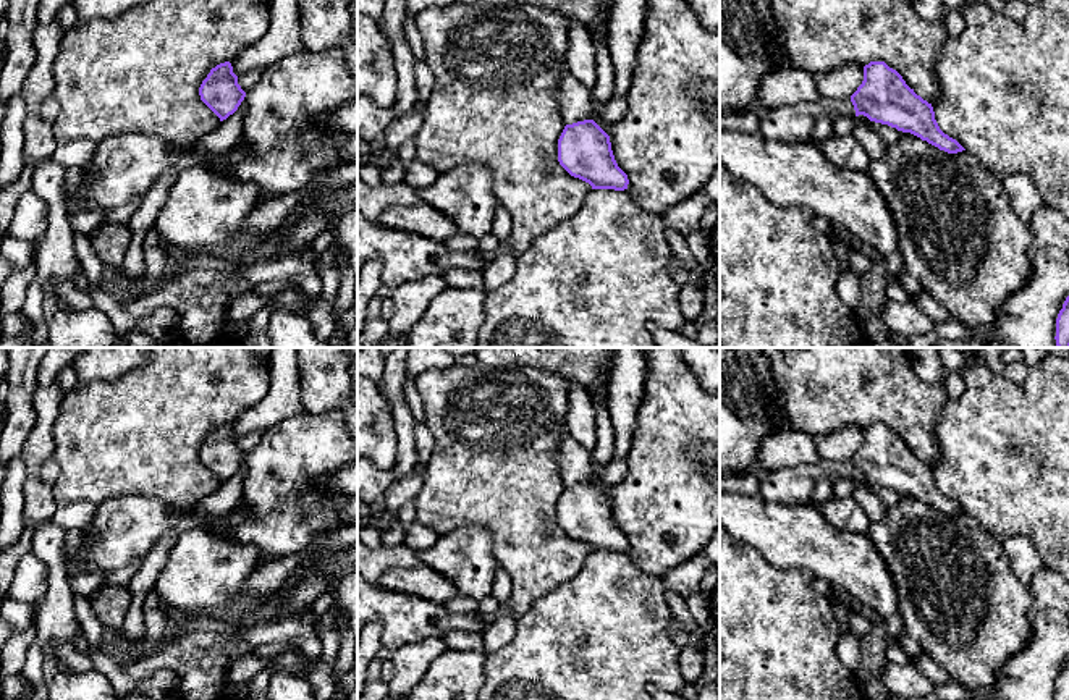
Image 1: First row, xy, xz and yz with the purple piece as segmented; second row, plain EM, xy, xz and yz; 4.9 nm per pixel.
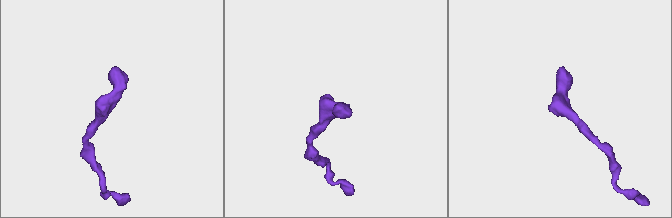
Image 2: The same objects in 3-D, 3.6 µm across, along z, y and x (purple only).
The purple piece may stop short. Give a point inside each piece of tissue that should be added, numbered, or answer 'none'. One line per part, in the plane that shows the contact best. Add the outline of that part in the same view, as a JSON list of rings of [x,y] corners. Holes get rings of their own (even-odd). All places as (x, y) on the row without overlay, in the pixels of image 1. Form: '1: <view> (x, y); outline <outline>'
1: yz (791, 485); outline [[[820,461],[818,464],[786,466],[758,477],[758,495],[770,503],[807,504],[820,480],[834,483],[856,479],[851,461]]]

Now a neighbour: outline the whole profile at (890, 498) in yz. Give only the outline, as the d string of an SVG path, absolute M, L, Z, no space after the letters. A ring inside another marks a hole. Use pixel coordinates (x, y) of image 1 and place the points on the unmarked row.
M859 477L859 482L862 482L865 487L868 487L883 501L886 509L894 508L902 500L902 493L898 493L896 490L870 483L864 477Z

